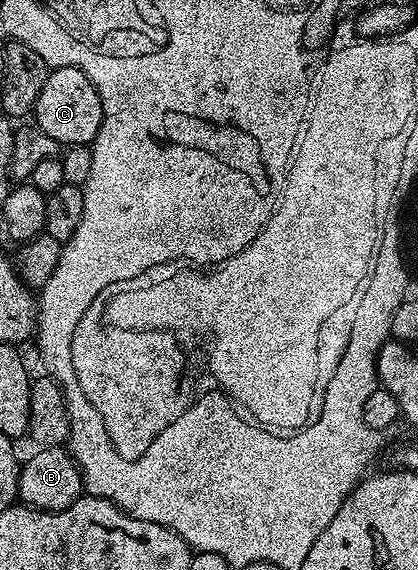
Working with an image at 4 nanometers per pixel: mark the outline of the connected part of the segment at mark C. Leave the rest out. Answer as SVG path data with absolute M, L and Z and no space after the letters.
M53 67L46 77L46 85L42 85L42 93L38 93L38 101L34 108L34 123L46 137L54 137L61 145L91 145L96 139L98 129L102 125L102 101L86 73L77 67Z

